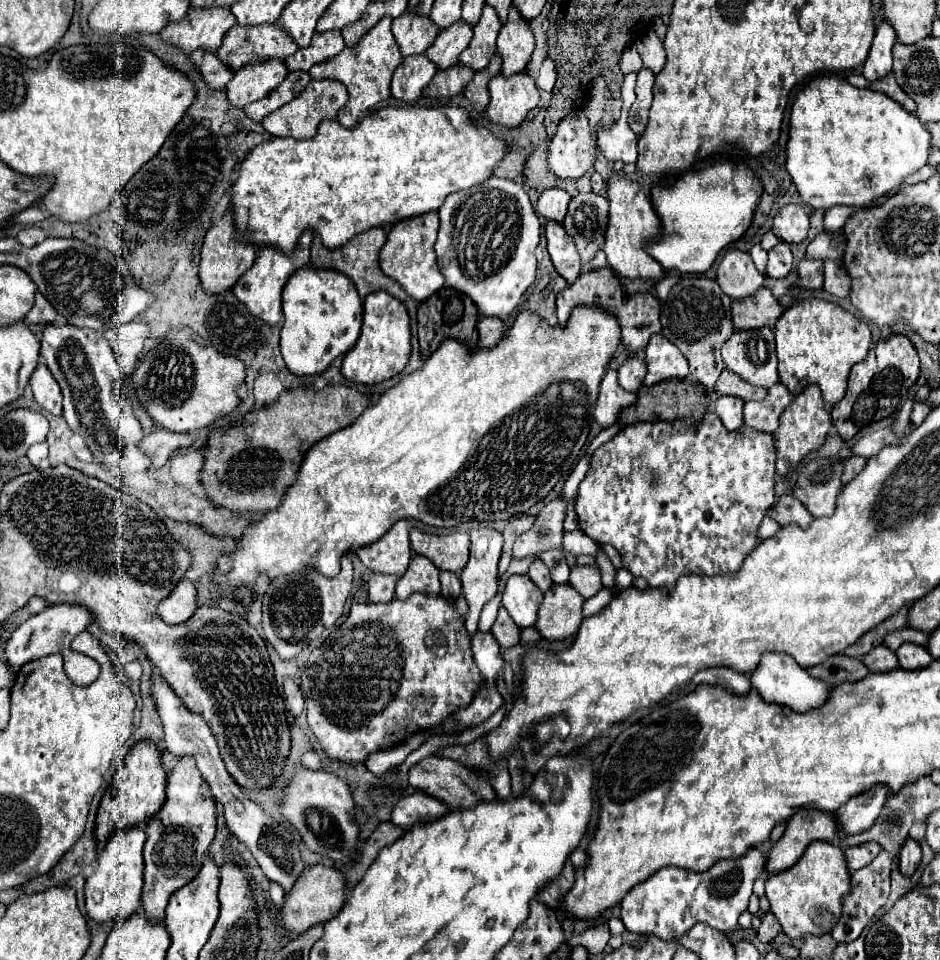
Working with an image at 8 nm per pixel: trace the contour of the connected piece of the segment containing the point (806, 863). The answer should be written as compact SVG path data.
M815 841L807 847L795 867L771 875L765 887L771 913L779 919L787 937L797 939L805 935L823 935L829 933L841 917L843 897L851 891L851 873L847 871L847 861L837 845Z

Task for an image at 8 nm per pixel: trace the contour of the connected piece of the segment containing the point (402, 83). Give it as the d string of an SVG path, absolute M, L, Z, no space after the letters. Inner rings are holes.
M411 55L393 73L391 95L405 103L415 103L421 97L421 91L433 79L437 67L425 55Z

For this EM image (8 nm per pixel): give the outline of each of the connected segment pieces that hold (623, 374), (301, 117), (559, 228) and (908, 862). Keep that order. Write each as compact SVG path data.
M639 355L627 357L619 367L619 385L625 391L637 391L643 385L645 361Z
M309 81L309 85L303 89L303 93L299 93L299 97L295 97L293 101L289 101L287 105L279 107L275 113L267 115L261 123L263 127L275 135L275 137L293 137L293 139L307 139L313 137L317 131L317 125L323 119L335 119L337 111L347 103L347 89L341 81Z
M547 221L545 235L547 235L547 249L555 271L569 285L575 283L575 279L581 273L581 261L579 261L575 243L571 241L571 235L563 229L563 223L557 223L557 221Z
M907 839L905 845L901 847L901 853L899 853L899 871L905 875L905 877L911 877L917 869L921 861L921 847L917 841L911 841Z

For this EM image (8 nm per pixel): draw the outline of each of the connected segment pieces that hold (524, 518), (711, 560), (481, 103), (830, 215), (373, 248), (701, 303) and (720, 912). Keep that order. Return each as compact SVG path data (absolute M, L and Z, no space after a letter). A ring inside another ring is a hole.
M521 515L521 517L515 517L507 523L507 527L503 529L503 553L501 553L501 561L499 561L499 575L503 575L511 563L511 547L513 547L513 541L525 533L527 529L531 529L535 517L533 515Z
M705 413L701 423L687 425L687 421L659 421L659 423L645 423L629 425L623 431L619 431L611 441L601 445L593 453L591 469L587 471L585 479L579 485L579 493L575 499L575 511L579 517L579 529L589 535L595 543L611 543L623 557L623 567L631 571L635 577L643 577L649 581L651 587L671 587L681 575L727 575L735 573L743 559L759 545L757 529L761 519L765 517L765 511L775 501L773 495L773 483L775 483L775 447L773 437L763 431L755 431L751 427L741 427L739 431L727 431L715 413Z
M495 53L491 57L491 61L489 61L489 67L481 69L479 73L475 73L473 81L467 85L467 89L463 89L463 93L465 93L467 101L471 103L473 111L481 113L485 109L485 105L489 103L489 89L487 89L487 85L489 85L489 79L499 73L499 69L501 69L501 57L499 57L499 53Z
M843 205L835 207L835 209L829 209L825 213L825 231L831 231L831 233L837 233L839 229L843 229L845 221L855 213L857 209L843 209Z
M369 229L365 233L359 233L359 237L353 237L351 241L347 241L347 245L341 245L339 249L327 249L321 241L319 235L313 237L313 245L311 245L311 267L319 267L319 269L335 269L345 273L347 277L353 279L359 295L365 299L369 293L385 289L387 293L391 293L393 297L407 301L407 293L403 293L403 289L399 289L399 285L395 285L395 281L391 281L391 277L387 277L381 269L379 269L379 251L385 245L387 233L383 229Z
M687 275L671 289L667 301L661 309L663 337L681 349L689 361L691 375L703 383L707 389L715 391L715 381L719 379L725 363L721 359L721 345L733 335L731 323L731 299L721 291L717 281L701 275Z
M759 849L747 851L739 859L717 861L703 873L663 867L651 879L635 885L621 901L621 921L625 929L641 935L655 935L663 941L675 941L683 937L695 923L707 923L709 927L727 933L737 929L739 915L747 909L753 895L753 883L765 871L765 853Z

